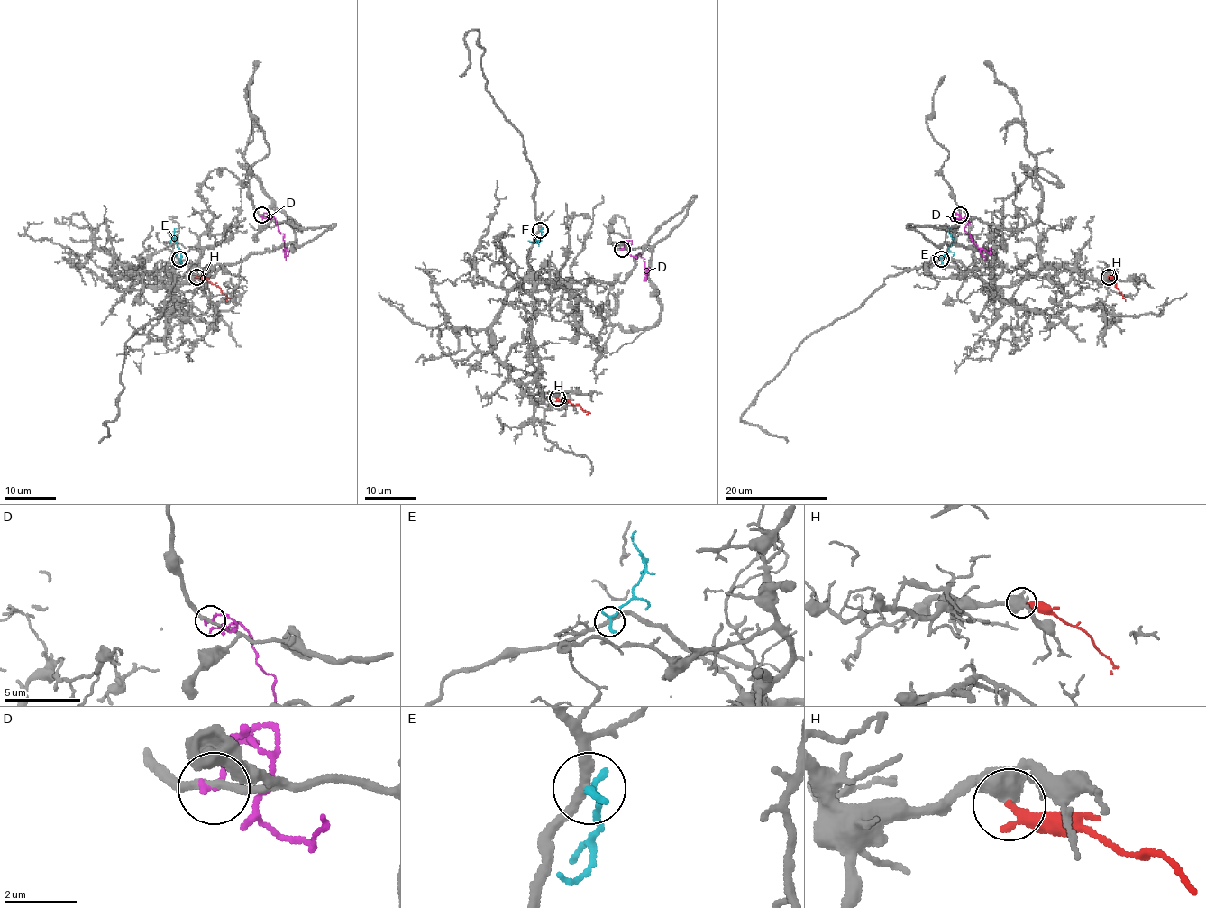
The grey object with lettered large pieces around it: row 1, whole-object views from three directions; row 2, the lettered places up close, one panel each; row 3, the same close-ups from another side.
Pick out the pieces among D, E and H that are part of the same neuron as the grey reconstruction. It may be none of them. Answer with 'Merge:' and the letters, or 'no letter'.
Merge: no letter

